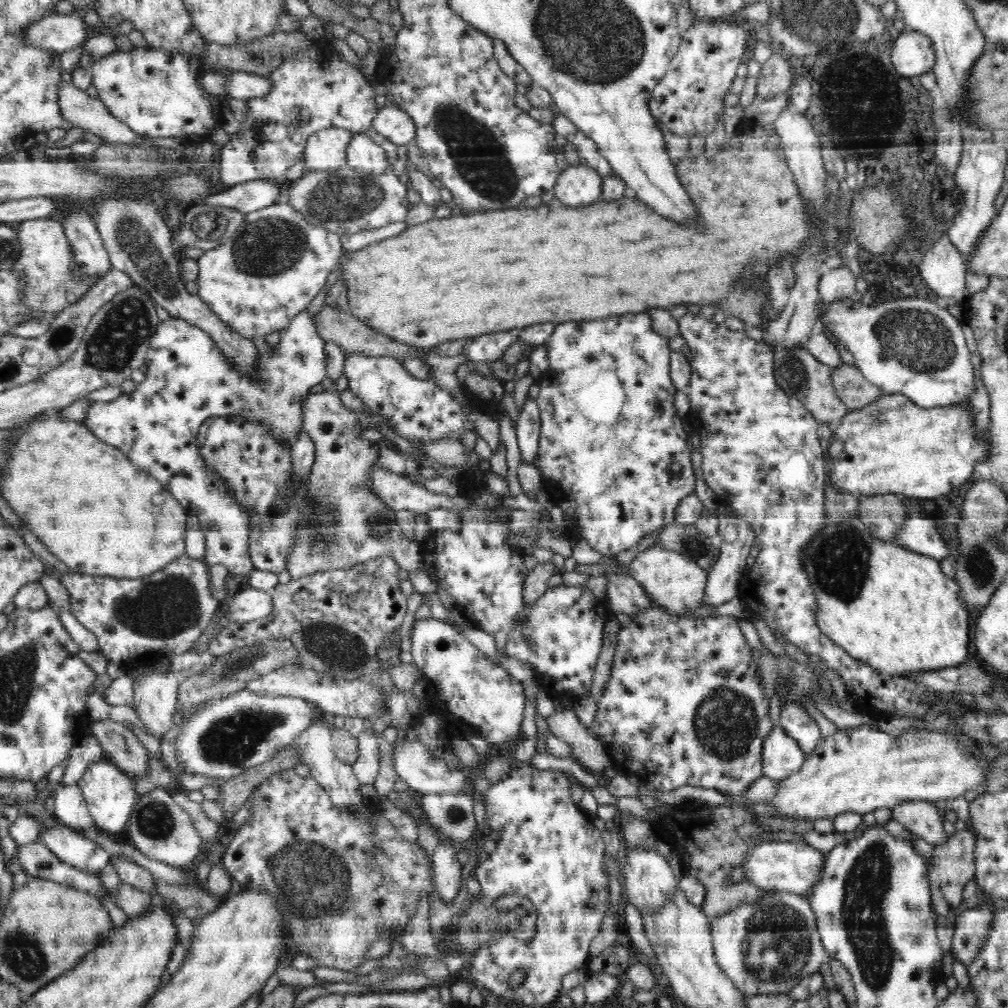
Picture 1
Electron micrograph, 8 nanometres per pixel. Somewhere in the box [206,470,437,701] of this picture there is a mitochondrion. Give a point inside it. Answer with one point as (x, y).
(344, 651)

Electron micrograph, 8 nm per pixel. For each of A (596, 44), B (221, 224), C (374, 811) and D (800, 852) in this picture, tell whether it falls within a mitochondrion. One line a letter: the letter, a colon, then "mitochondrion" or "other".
A: mitochondrion
B: mitochondrion
C: other
D: other

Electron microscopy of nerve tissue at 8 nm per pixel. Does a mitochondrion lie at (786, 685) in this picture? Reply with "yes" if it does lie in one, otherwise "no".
yes

